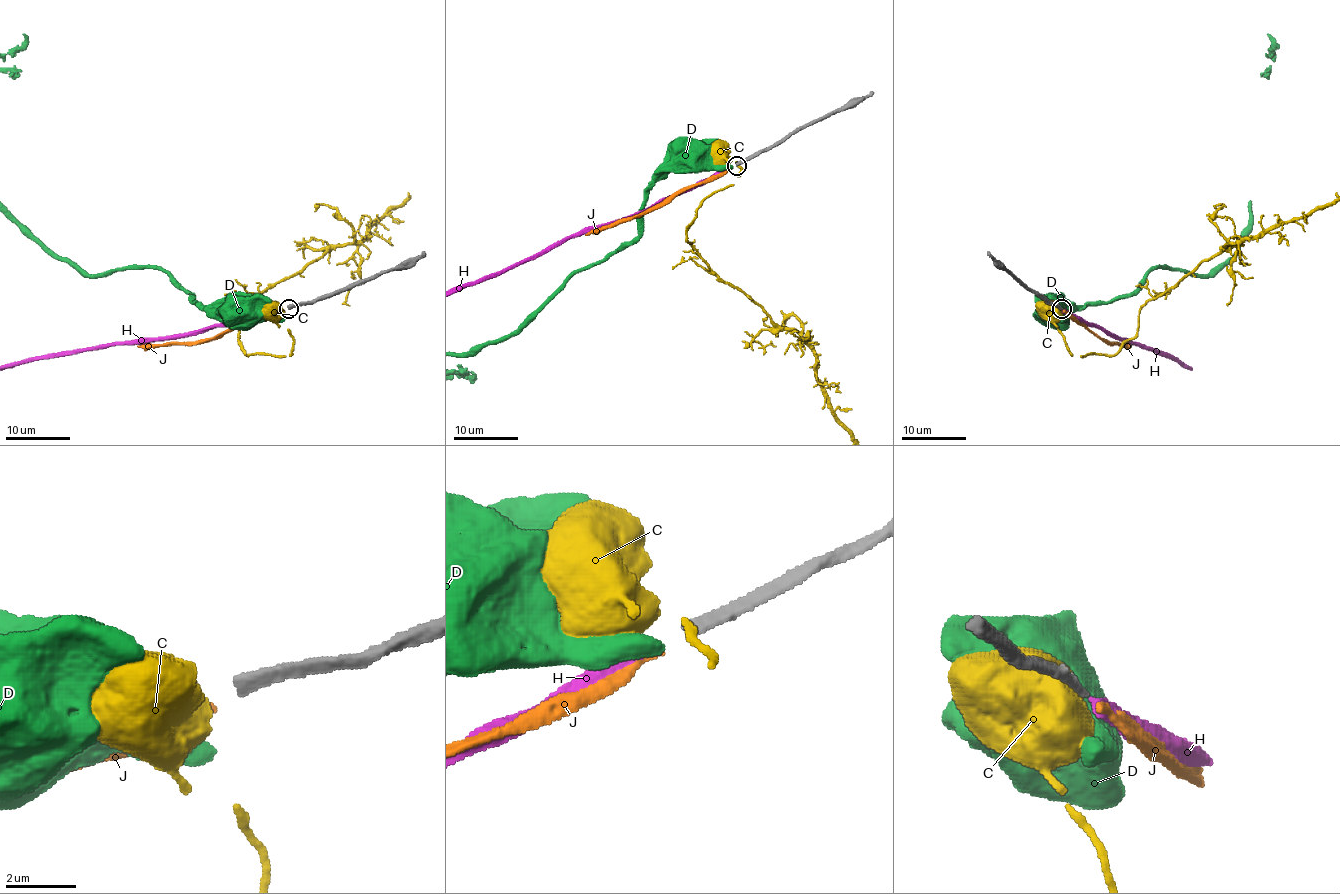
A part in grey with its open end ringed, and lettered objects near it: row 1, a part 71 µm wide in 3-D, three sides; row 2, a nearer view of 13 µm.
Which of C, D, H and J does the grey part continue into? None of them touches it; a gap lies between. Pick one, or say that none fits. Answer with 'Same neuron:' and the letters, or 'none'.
Same neuron: H

